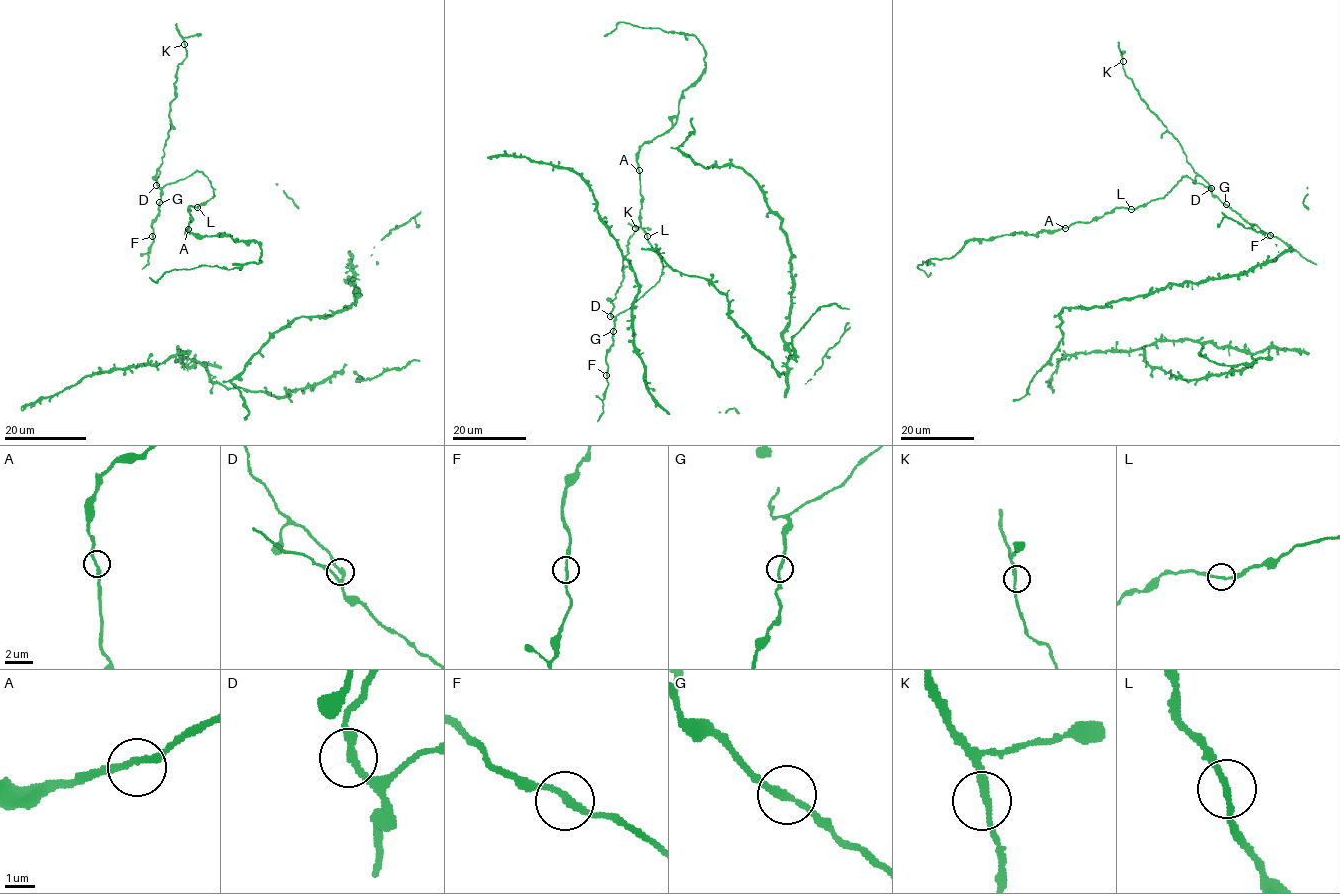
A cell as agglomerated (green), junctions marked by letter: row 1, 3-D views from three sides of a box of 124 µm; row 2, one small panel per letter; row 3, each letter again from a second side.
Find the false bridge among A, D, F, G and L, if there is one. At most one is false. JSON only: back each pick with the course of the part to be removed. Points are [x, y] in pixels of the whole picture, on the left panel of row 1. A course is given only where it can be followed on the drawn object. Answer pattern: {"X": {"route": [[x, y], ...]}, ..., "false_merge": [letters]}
{"false_merge": []}

